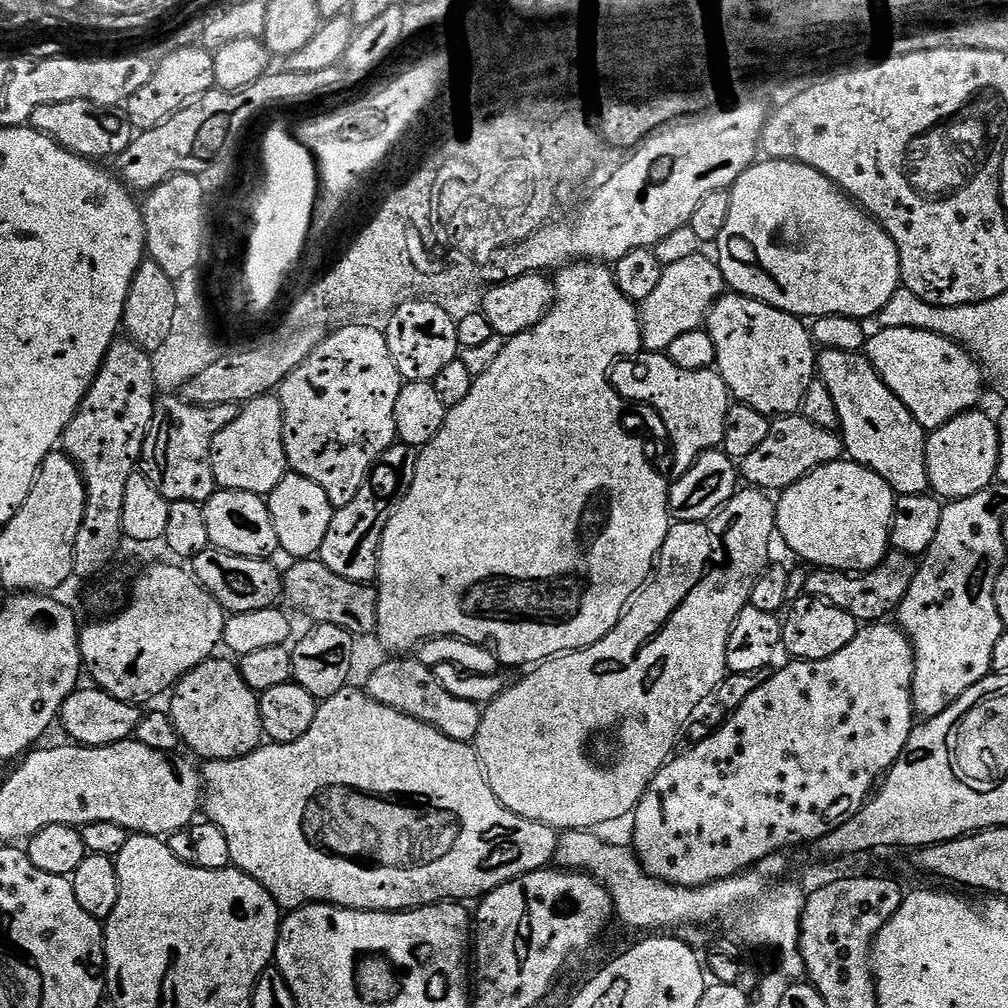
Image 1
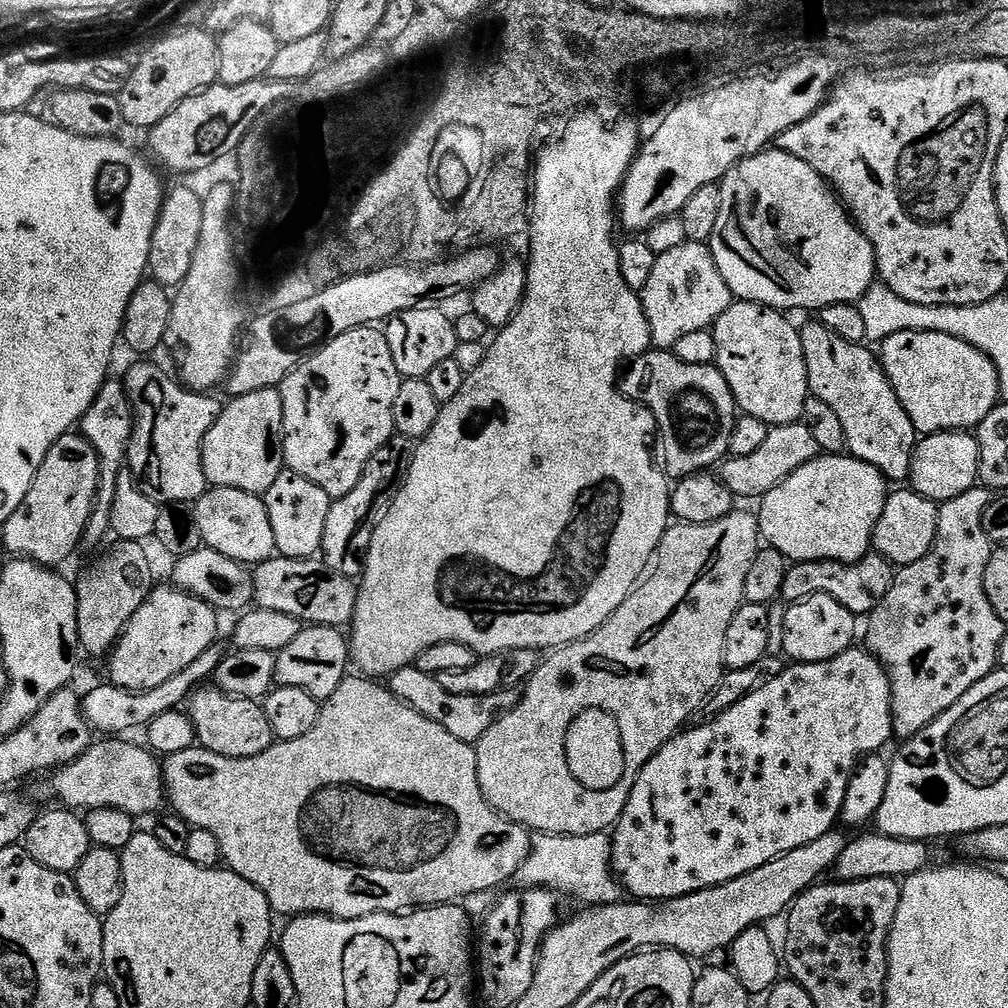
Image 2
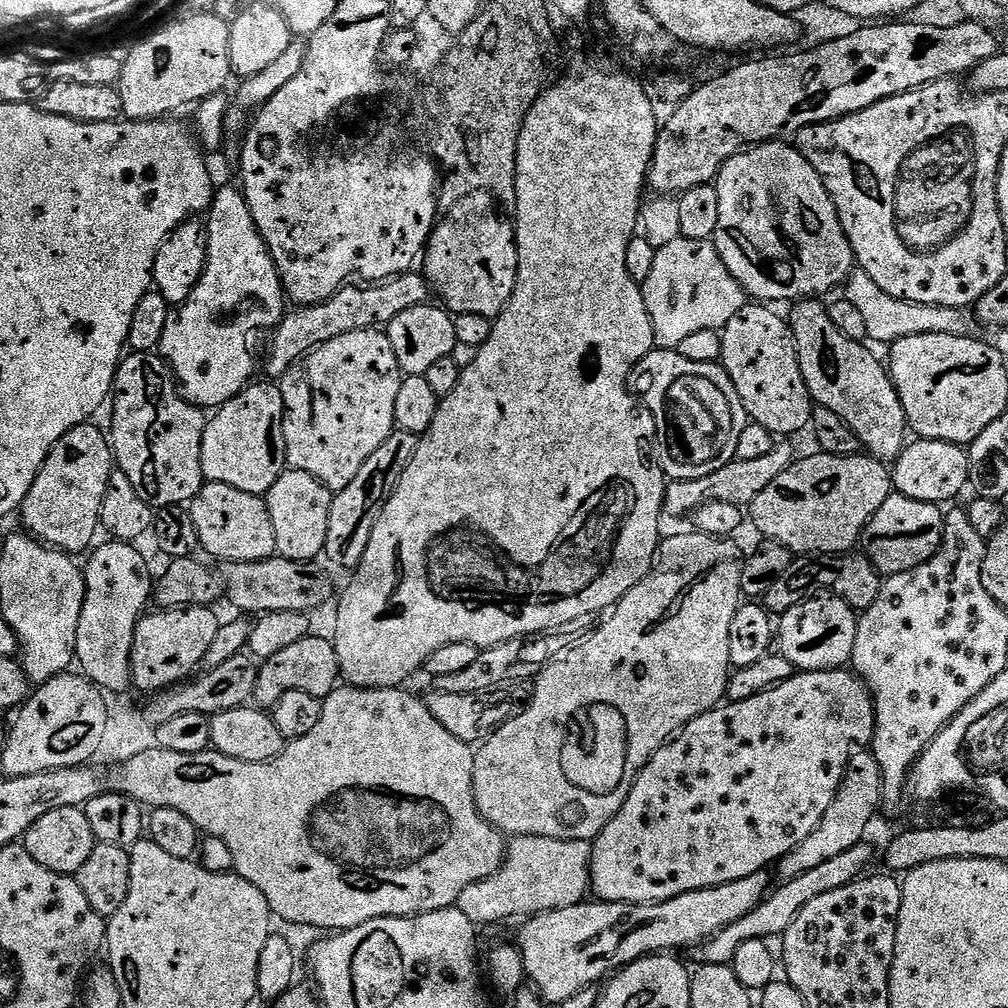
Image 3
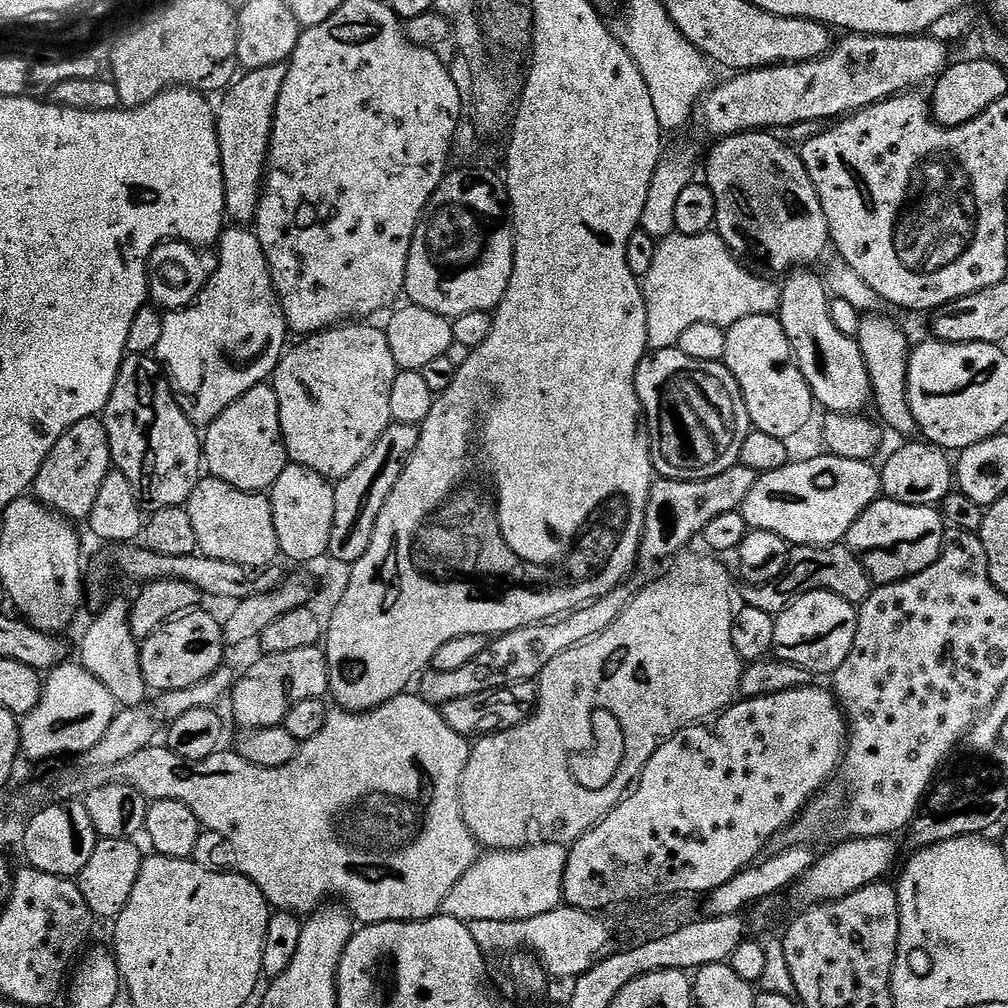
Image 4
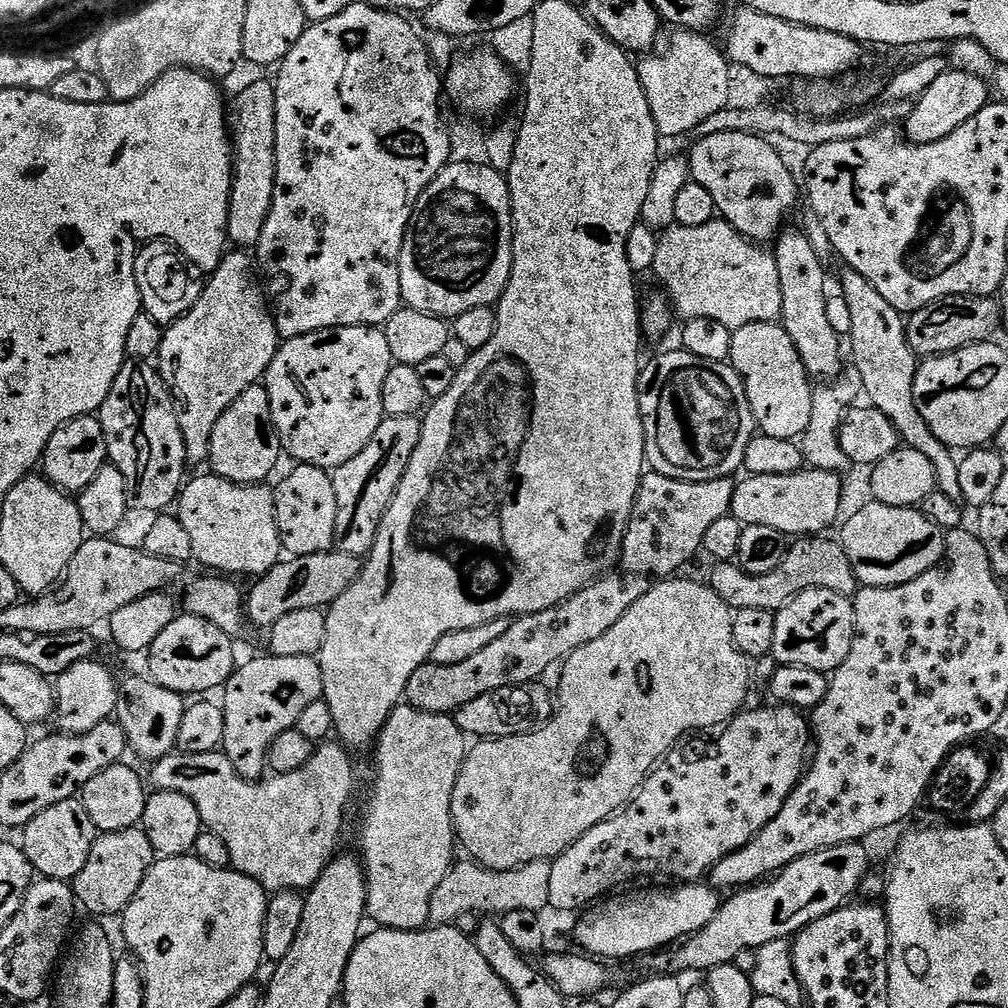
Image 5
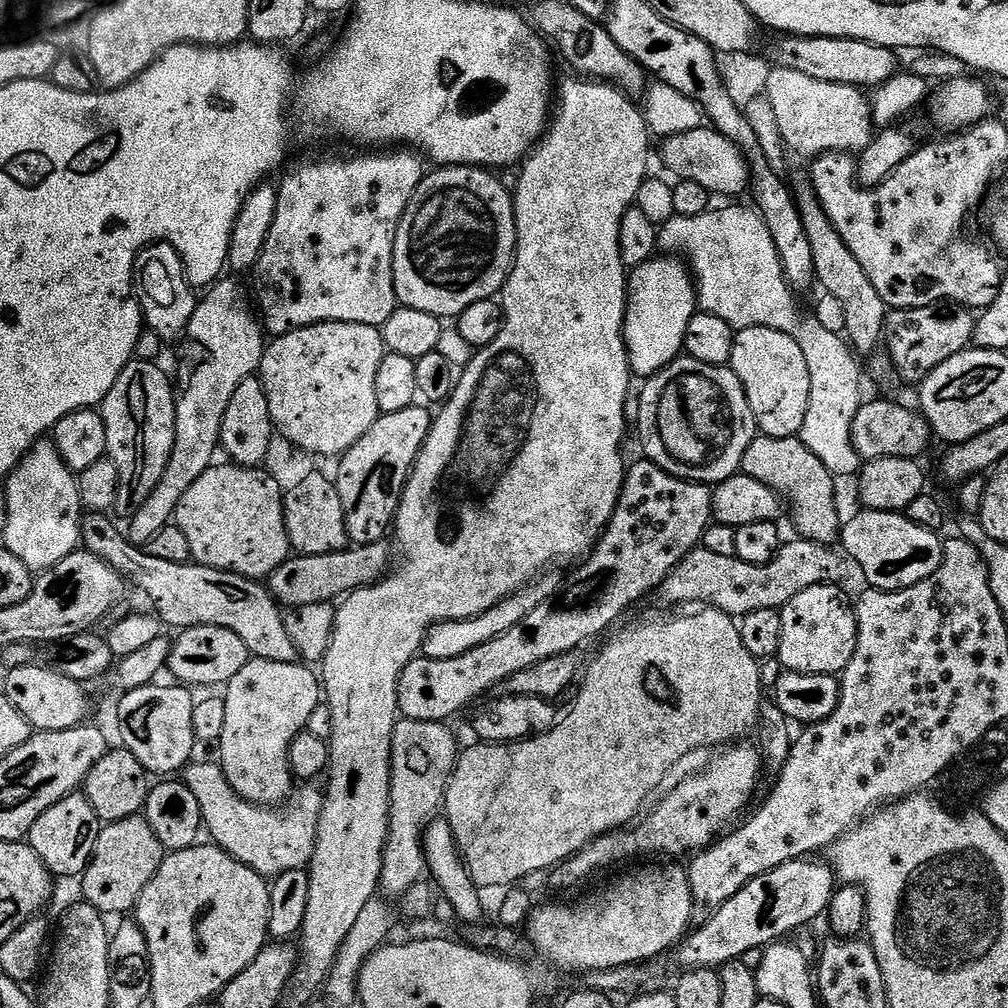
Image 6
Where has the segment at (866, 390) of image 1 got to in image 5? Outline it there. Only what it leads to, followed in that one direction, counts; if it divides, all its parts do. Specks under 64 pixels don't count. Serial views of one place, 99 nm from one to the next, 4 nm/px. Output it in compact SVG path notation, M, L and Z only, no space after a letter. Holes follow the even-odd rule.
M791 226L785 227L776 237L774 255L778 282L782 286L782 326L786 334L790 334L790 342L794 342L809 377L816 382L831 382L841 375L846 360L840 357L842 338L834 326L830 326L830 318L826 318L830 292L828 280L824 277L826 266L818 262L818 254L814 254L814 246L810 246L808 233L803 230L795 232Z

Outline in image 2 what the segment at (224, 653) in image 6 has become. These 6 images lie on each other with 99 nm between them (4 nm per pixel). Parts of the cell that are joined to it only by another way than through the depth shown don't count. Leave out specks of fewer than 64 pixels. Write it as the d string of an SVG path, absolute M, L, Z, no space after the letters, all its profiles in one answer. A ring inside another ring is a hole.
M175 586L167 587L153 587L111 649L112 661L108 664L112 671L110 680L120 688L131 692L154 690L154 686L162 686L162 682L186 670L194 658L201 656L211 644L217 643L221 619L217 609Z

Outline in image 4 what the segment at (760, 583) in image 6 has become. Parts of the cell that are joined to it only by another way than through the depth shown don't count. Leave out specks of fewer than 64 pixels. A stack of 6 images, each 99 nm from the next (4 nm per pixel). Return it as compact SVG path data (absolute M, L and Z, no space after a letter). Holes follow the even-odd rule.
M843 543L823 548L796 546L788 553L786 570L782 570L782 574L778 578L774 578L774 582L748 586L743 589L745 591L743 603L750 608L779 614L785 612L792 602L802 594L833 592L846 598L846 602L859 606L866 602L873 587L874 581L862 566L862 562Z

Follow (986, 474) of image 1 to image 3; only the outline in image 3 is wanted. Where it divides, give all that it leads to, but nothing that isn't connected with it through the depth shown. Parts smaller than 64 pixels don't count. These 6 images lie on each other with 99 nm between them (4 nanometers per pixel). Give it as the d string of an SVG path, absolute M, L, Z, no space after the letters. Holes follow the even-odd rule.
M913 439L911 443L901 450L899 458L894 461L891 473L892 487L899 495L914 498L918 502L930 502L941 506L947 505L947 500L954 499L963 488L967 489L970 484L967 451L961 445L942 442L941 440Z

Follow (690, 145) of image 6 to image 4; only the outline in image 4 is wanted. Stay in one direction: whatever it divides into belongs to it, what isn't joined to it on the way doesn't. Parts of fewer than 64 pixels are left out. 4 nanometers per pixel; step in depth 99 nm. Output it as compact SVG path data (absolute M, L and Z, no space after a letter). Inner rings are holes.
M768 130L740 132L737 136L717 139L713 144L716 145L708 156L706 183L716 199L714 228L737 260L765 278L780 278L797 268L815 265L815 260L830 248L828 223L818 190L810 182L799 151Z

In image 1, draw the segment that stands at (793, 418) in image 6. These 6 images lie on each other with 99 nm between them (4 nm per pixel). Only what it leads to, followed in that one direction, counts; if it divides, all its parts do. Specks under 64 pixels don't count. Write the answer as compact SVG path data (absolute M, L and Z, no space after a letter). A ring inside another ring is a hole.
M725 294L709 309L706 331L714 342L715 371L739 403L769 418L799 413L810 382L818 376L818 349L801 317L749 296Z

